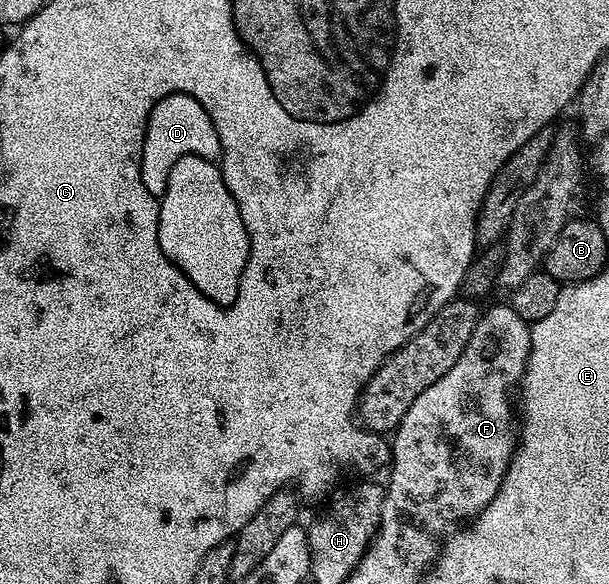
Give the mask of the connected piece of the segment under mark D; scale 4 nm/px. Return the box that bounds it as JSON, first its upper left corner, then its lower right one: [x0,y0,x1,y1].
[142,94,222,184]

